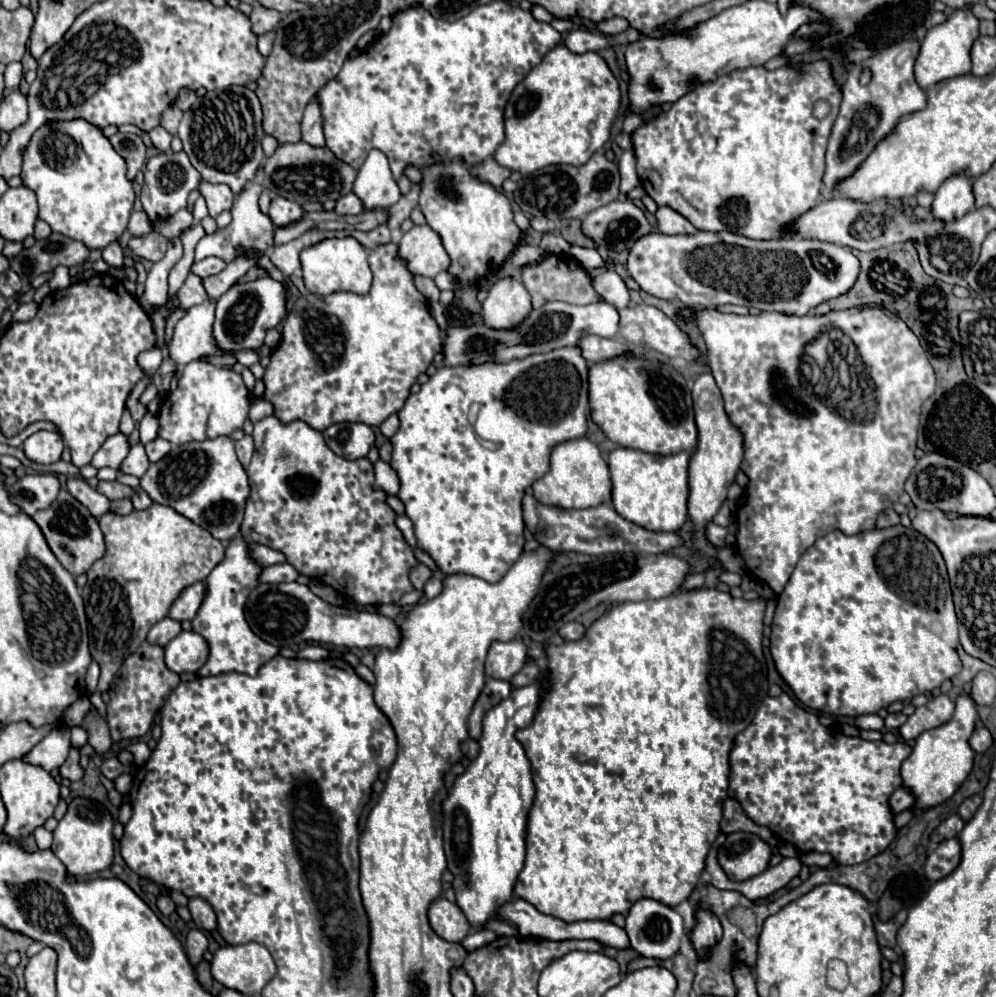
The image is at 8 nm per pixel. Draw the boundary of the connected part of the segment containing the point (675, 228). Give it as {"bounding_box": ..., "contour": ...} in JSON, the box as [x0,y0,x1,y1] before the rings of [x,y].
{"bounding_box":[654,205,696,235],"contour":[[[666,205],[658,207],[654,217],[658,221],[660,233],[666,233],[666,235],[680,235],[680,233],[692,235],[692,233],[696,233],[696,227],[686,217],[682,217],[678,211],[674,211],[672,207],[666,207]]]}

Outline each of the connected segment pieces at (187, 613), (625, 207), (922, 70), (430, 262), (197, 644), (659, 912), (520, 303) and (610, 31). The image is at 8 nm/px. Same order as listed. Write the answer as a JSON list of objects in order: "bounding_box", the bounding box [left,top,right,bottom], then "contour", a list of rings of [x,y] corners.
[{"bounding_box":[168,581,206,621],"contour":[[[202,581],[194,583],[180,593],[180,597],[174,601],[168,615],[176,621],[192,621],[200,609],[204,597],[206,597],[206,583],[202,583]]]},{"bounding_box":[582,201,652,253],"contour":[[[612,201],[588,213],[582,219],[582,229],[596,241],[600,251],[622,253],[636,239],[648,235],[652,225],[632,201]]]},{"bounding_box":[914,9,980,91],"contour":[[[956,9],[948,15],[948,19],[944,23],[930,27],[926,31],[926,37],[920,45],[920,53],[914,63],[914,75],[916,75],[916,83],[920,85],[920,89],[926,91],[944,79],[952,79],[952,77],[970,73],[970,69],[972,69],[970,49],[972,49],[972,43],[976,41],[978,35],[980,35],[978,33],[978,19],[972,15],[970,9]]]},{"bounding_box":[398,225,450,279],"contour":[[[414,225],[398,243],[398,259],[406,263],[412,275],[434,279],[450,261],[440,237],[428,225]]]},{"bounding_box":[166,631,210,673],"contour":[[[182,631],[166,647],[166,665],[176,673],[196,673],[208,659],[210,647],[194,631]]]},{"bounding_box":[626,899,684,961],"contour":[[[640,899],[632,905],[632,909],[626,915],[626,933],[630,939],[630,947],[642,955],[642,957],[650,957],[656,961],[666,961],[670,957],[674,957],[678,953],[682,935],[684,935],[684,923],[682,917],[672,909],[666,907],[658,901],[652,899]]]},{"bounding_box":[482,279,532,329],"contour":[[[518,279],[496,281],[486,297],[486,307],[482,303],[482,319],[484,319],[486,327],[490,327],[490,329],[516,329],[518,325],[522,325],[522,321],[528,317],[530,311],[532,311],[532,305],[530,305],[528,291],[524,289],[524,285]]]},{"bounding_box":[596,17,630,35],"contour":[[[614,17],[614,19],[608,19],[608,21],[600,21],[596,27],[604,35],[618,35],[618,33],[626,31],[630,25],[628,25],[628,21],[624,17]]]}]

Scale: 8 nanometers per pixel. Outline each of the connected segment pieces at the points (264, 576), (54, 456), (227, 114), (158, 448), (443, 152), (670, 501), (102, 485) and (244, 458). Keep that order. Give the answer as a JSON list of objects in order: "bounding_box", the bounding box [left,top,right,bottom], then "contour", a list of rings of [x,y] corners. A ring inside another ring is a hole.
[{"bounding_box":[258,563,298,583],"contour":[[[278,563],[278,565],[268,565],[262,567],[258,581],[260,583],[282,583],[282,581],[296,581],[298,573],[290,563]]]},{"bounding_box":[22,431,64,463],"contour":[[[36,431],[24,441],[22,449],[26,457],[36,463],[56,463],[62,457],[64,441],[56,431]]]},{"bounding_box":[178,87,264,193],"contour":[[[248,87],[208,91],[204,97],[198,97],[198,101],[184,113],[178,127],[178,137],[204,181],[226,183],[234,193],[240,193],[246,183],[256,177],[264,159],[260,147],[264,131],[258,97]]]},{"bounding_box":[144,437,170,463],"contour":[[[160,437],[154,439],[154,441],[150,441],[150,443],[146,443],[144,447],[146,447],[146,455],[148,455],[150,463],[160,461],[170,451],[170,443],[164,441],[164,439],[160,439]]]},{"bounding_box":[316,1,562,181],"contour":[[[492,1],[488,5],[480,5],[476,7],[476,11],[468,13],[466,17],[458,19],[458,21],[440,21],[440,19],[434,19],[422,5],[412,5],[412,7],[404,7],[404,9],[398,9],[394,15],[392,15],[392,27],[386,35],[380,35],[370,47],[366,47],[364,51],[358,53],[356,59],[348,59],[342,67],[342,71],[330,79],[322,89],[320,93],[316,95],[316,101],[320,105],[320,111],[322,111],[322,121],[324,121],[324,137],[326,137],[326,147],[340,159],[344,161],[346,165],[350,165],[352,169],[360,169],[360,165],[366,161],[368,157],[368,151],[370,149],[380,149],[388,161],[390,161],[390,169],[392,169],[392,175],[394,175],[394,181],[398,181],[402,175],[404,175],[404,169],[408,165],[414,165],[418,169],[422,167],[428,167],[428,165],[434,165],[434,163],[452,163],[452,157],[460,157],[466,165],[474,167],[478,163],[482,163],[486,157],[494,155],[496,147],[504,141],[506,133],[504,133],[504,105],[512,93],[512,89],[522,81],[522,77],[540,63],[540,59],[544,57],[544,53],[548,53],[550,49],[554,49],[558,43],[562,41],[562,35],[548,23],[540,23],[532,17],[530,11],[522,11],[520,7],[510,7],[508,3],[504,1]],[[516,69],[522,69],[522,75],[516,73]]]},{"bounding_box":[608,447,688,531],"contour":[[[618,447],[608,455],[610,479],[612,479],[612,505],[614,509],[628,521],[652,529],[652,531],[678,531],[686,517],[686,499],[688,499],[688,451],[680,451],[674,455],[652,455],[638,449]]]},{"bounding_box":[98,481,136,499],"contour":[[[100,481],[98,491],[108,499],[130,499],[136,491],[120,481]]]},{"bounding_box":[236,435,254,467],"contour":[[[246,435],[242,441],[236,441],[236,455],[238,455],[238,461],[248,467],[250,465],[250,457],[254,453],[254,443],[252,443],[252,437]]]}]

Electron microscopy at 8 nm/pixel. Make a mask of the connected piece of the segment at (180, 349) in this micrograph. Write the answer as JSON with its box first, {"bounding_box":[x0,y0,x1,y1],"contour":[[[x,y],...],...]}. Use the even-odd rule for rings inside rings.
{"bounding_box":[170,299,228,367],"contour":[[[208,299],[202,305],[190,307],[188,315],[176,323],[174,337],[170,341],[170,357],[180,367],[208,355],[218,355],[218,357],[228,355],[218,347],[212,335],[214,307],[216,307],[216,301]]]}

